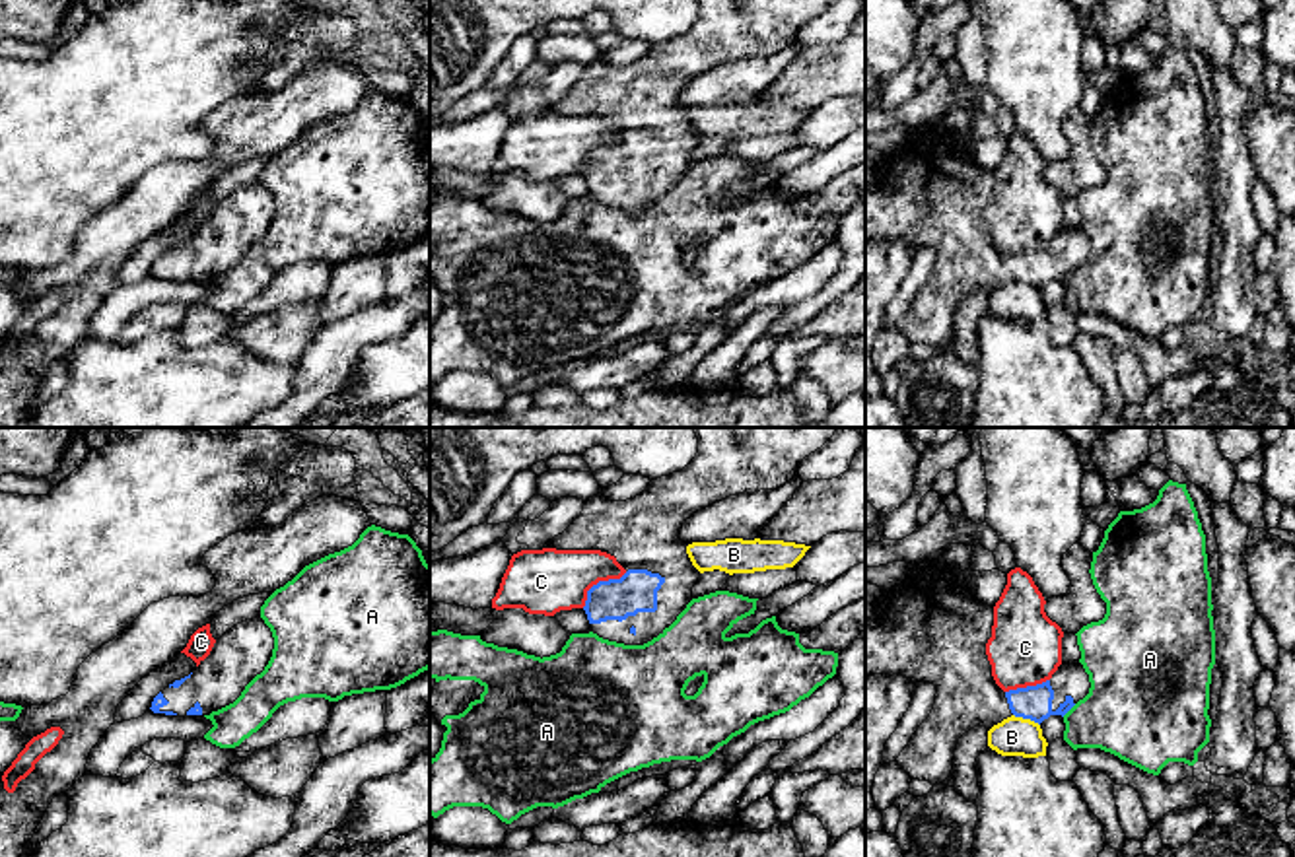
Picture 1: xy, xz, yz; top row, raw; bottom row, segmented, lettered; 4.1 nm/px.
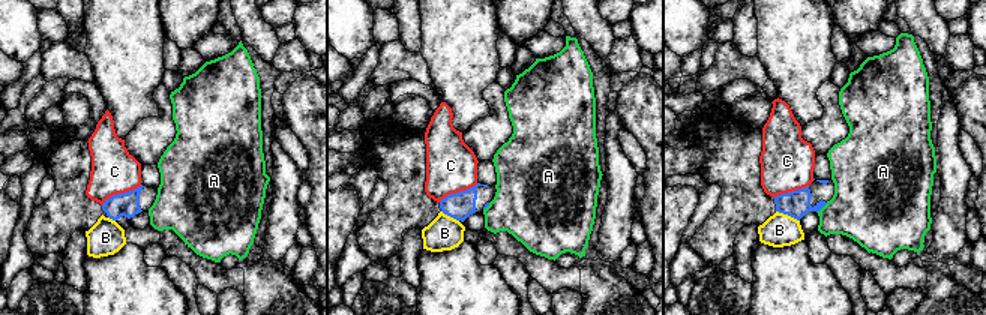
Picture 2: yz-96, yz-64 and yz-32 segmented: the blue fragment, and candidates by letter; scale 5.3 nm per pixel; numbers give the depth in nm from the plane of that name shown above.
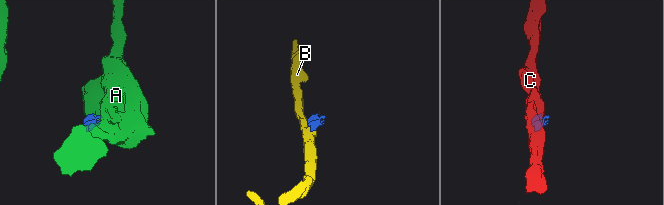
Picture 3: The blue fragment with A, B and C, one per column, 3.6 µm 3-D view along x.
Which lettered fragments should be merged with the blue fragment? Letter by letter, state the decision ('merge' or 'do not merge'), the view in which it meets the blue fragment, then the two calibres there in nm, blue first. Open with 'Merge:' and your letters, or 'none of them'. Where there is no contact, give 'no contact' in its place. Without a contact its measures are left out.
Merge: none of them
A: do not merge | yz | 140/380 nm
B: do not merge | yz | 140/160 nm
C: do not merge | xz | 180/280 nm

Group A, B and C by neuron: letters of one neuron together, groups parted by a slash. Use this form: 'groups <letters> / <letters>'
groups A / B / C

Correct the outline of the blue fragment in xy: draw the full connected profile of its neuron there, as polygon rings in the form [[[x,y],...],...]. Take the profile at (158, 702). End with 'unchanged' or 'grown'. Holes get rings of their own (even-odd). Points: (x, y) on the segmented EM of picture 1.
[[[261,616],[241,622],[216,639],[210,655],[185,678],[175,680],[152,702],[154,713],[210,715],[233,703],[264,670],[274,637]]]; grown

